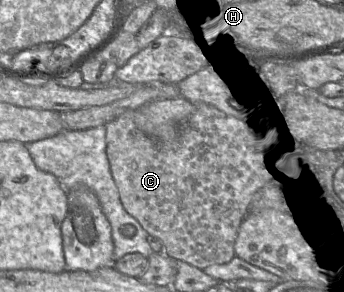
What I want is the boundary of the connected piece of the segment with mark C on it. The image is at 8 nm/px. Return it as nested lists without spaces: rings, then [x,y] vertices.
[[[196,103],[195,111],[179,128],[179,135],[175,144],[160,144],[154,139],[142,133],[135,125],[136,110],[126,111],[116,119],[108,122],[106,126],[106,154],[110,165],[110,170],[114,182],[118,188],[121,203],[124,209],[148,232],[161,240],[164,246],[164,253],[176,261],[183,261],[193,265],[201,270],[212,266],[221,265],[230,262],[235,255],[235,241],[238,235],[239,227],[247,213],[249,205],[258,189],[266,183],[278,179],[287,174],[286,166],[278,153],[270,137],[262,132],[258,132],[252,127],[235,120],[215,107],[206,103]]]

